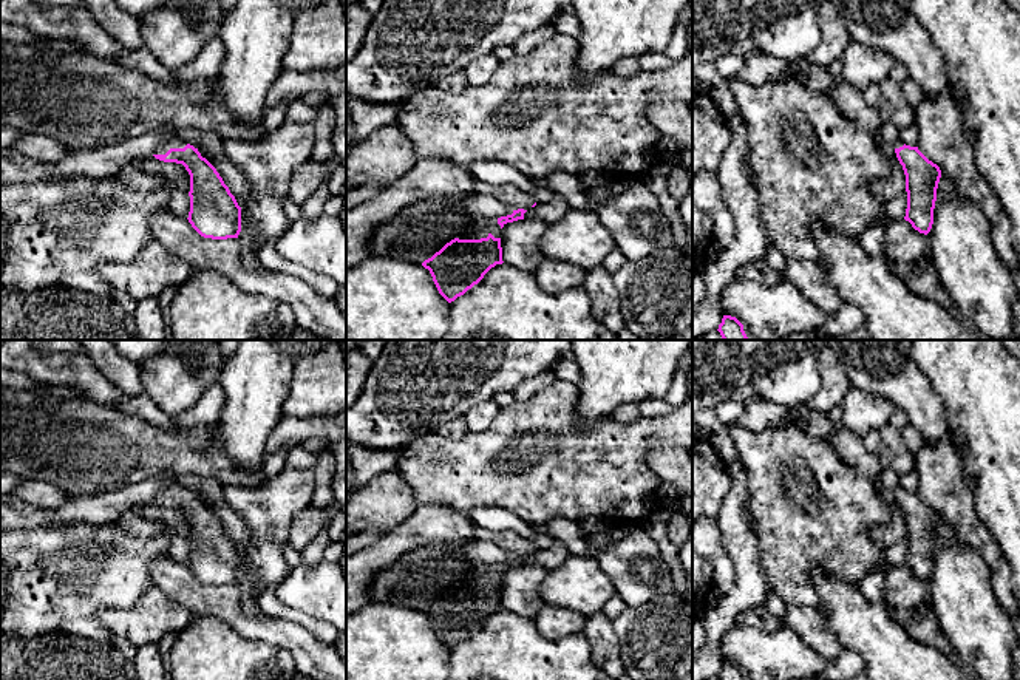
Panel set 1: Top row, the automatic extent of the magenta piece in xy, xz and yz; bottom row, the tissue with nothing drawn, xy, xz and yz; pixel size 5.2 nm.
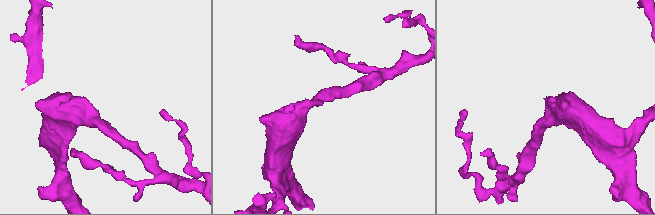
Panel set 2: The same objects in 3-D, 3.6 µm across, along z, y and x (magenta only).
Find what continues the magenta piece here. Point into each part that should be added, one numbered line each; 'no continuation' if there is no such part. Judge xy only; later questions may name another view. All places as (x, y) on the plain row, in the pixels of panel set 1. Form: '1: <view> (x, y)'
1: xy (172, 489)

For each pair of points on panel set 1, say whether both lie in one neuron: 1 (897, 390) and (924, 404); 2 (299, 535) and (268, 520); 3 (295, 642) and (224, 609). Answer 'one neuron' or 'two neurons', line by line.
1: one neuron
2: two neurons
3: one neuron

